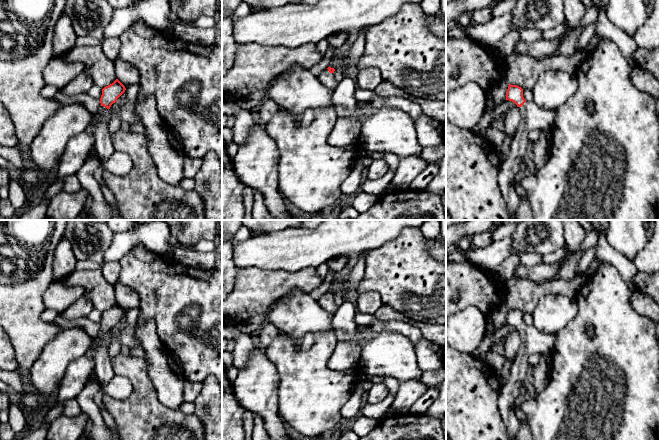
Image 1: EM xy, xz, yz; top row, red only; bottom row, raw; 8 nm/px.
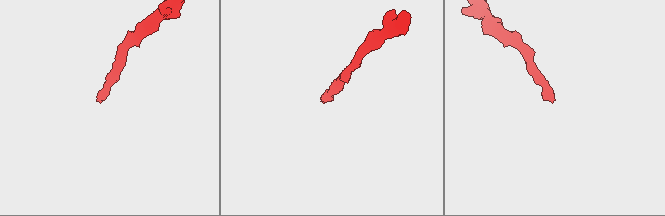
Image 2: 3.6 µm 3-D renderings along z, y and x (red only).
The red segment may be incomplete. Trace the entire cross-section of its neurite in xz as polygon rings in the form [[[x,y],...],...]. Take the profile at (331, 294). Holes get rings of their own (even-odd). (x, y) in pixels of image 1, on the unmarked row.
[[[328,291],[319,300],[320,306],[331,314],[334,314],[338,306],[334,302],[334,292]]]

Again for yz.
[[[509,308],[506,324],[514,326],[521,338],[521,347],[510,368],[508,380],[499,388],[498,407],[506,425],[510,440],[517,440],[520,422],[514,404],[523,385],[528,369],[528,358],[534,353],[550,354],[554,345],[554,335],[539,332],[533,325],[526,325],[523,313]]]

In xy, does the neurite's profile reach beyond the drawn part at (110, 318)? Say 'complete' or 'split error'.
split error

